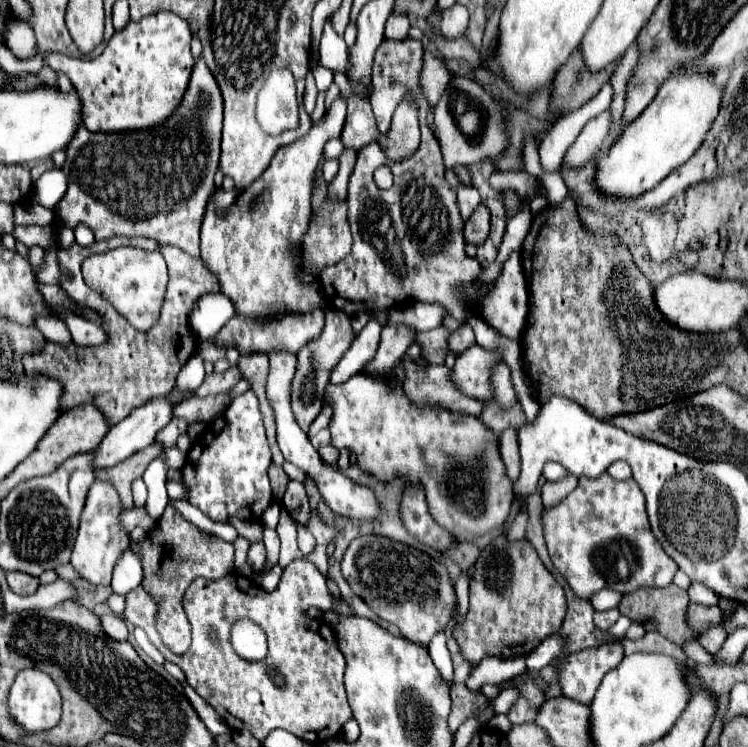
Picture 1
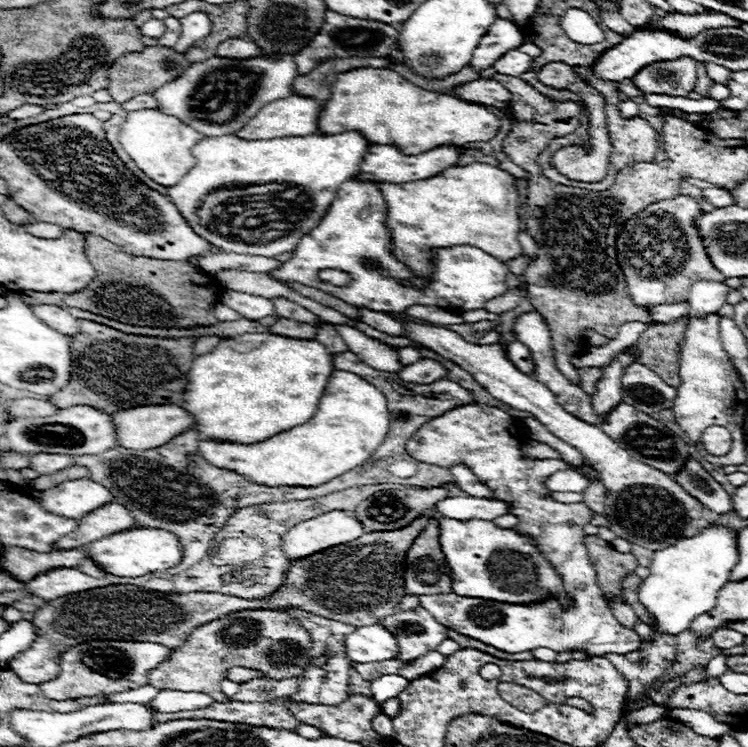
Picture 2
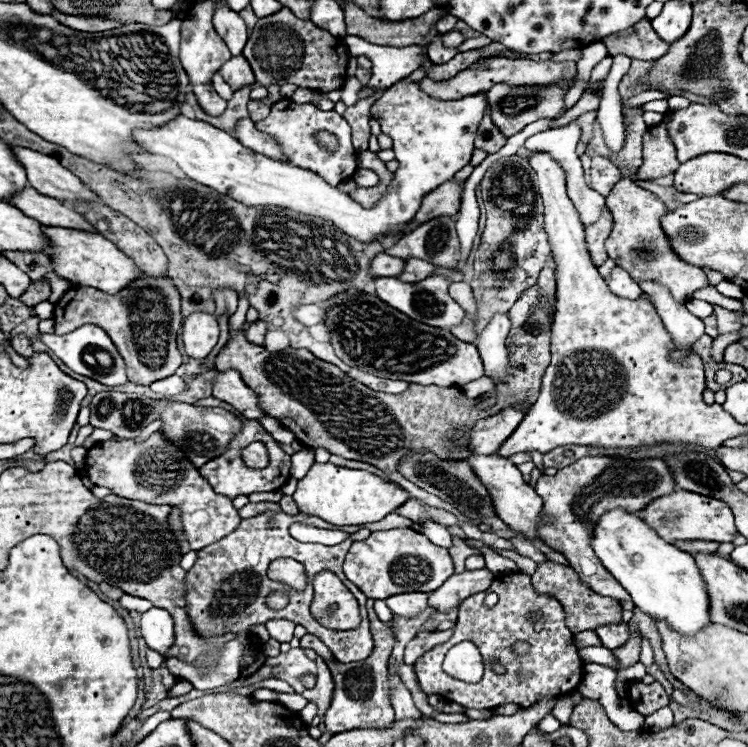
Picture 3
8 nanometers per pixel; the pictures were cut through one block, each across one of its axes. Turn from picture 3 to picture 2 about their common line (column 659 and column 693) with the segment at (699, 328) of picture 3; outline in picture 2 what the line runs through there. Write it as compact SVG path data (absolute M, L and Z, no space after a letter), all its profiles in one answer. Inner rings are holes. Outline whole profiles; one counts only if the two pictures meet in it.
M698 280L692 284L688 302L690 302L690 312L688 316L694 314L718 314L720 306L726 302L726 296L732 288L726 286L724 282L714 282L714 280Z

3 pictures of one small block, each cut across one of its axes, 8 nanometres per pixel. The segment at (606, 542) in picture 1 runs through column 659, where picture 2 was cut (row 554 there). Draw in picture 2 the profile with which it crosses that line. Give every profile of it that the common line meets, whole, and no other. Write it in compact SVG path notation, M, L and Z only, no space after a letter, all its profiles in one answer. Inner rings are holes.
M466 404L460 408L454 408L440 416L438 420L426 422L408 442L406 450L412 458L418 462L436 464L442 468L452 468L456 464L466 464L482 484L488 484L492 498L510 502L512 514L518 518L518 524L514 530L526 538L532 538L536 548L544 552L546 560L554 566L558 576L562 578L564 592L570 594L570 608L564 610L562 604L556 598L546 598L536 604L508 604L508 602L496 602L496 600L484 600L484 598L460 598L458 594L440 594L440 596L418 596L420 606L432 612L440 624L444 624L450 630L456 630L464 636L476 638L484 644L490 644L498 650L504 650L508 654L526 652L534 648L550 648L556 652L584 652L588 658L592 656L604 656L604 654L630 654L640 648L640 636L634 630L628 630L618 624L618 620L612 616L612 610L608 608L602 590L596 584L596 570L588 558L586 546L584 546L584 526L590 524L592 510L586 504L562 504L550 498L550 490L544 486L544 480L550 476L550 472L556 472L560 468L566 468L562 460L548 458L548 460L532 460L522 456L522 440L518 424L512 416L502 412L494 406L482 406L482 404Z

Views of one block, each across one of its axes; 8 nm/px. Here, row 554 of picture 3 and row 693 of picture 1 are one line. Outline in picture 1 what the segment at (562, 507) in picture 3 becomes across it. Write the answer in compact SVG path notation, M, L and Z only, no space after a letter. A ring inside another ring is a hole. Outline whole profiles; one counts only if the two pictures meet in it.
M618 640L570 654L560 666L560 686L566 698L580 704L590 704L600 680L616 668L624 658L624 648Z

